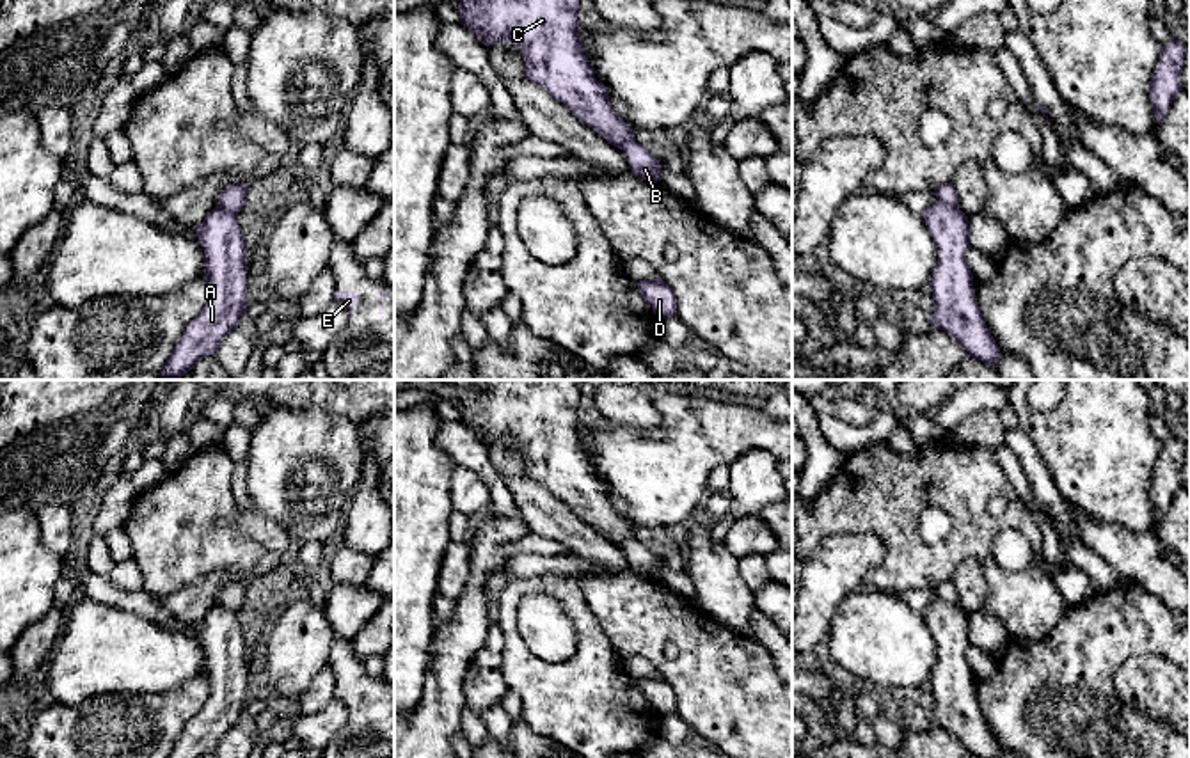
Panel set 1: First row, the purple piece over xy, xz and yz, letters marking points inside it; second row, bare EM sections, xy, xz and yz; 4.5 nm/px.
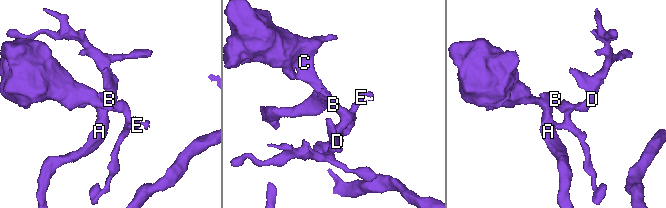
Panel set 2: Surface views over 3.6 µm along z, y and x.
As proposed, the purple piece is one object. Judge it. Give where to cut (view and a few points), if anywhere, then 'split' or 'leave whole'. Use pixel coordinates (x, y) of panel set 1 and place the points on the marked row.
cut in yz along (938, 201), (956, 208); split

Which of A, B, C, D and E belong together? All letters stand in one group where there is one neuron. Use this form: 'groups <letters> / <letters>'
groups A C / B D E

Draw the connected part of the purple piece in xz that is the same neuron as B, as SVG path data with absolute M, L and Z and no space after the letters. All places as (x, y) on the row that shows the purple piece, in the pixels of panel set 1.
M636 138L623 142L622 151L627 156L632 176L638 176L650 183L659 181L659 160L652 156Z

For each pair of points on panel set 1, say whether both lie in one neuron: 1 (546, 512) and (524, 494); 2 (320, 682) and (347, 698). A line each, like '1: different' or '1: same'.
1: same
2: different

